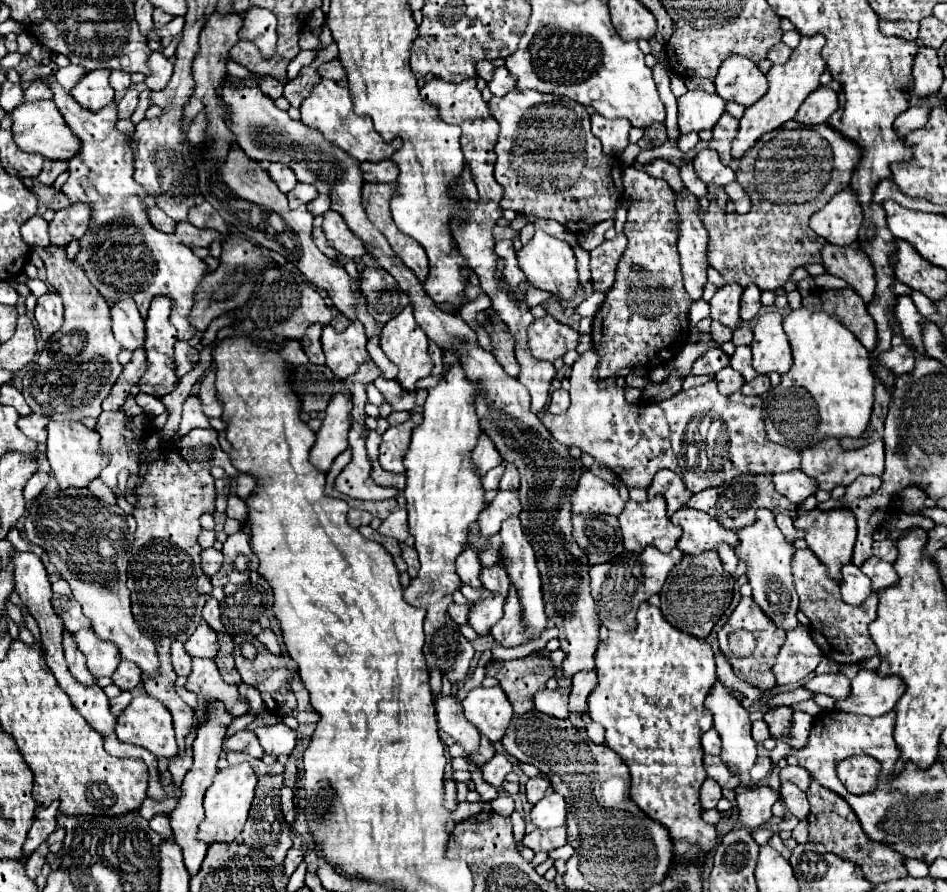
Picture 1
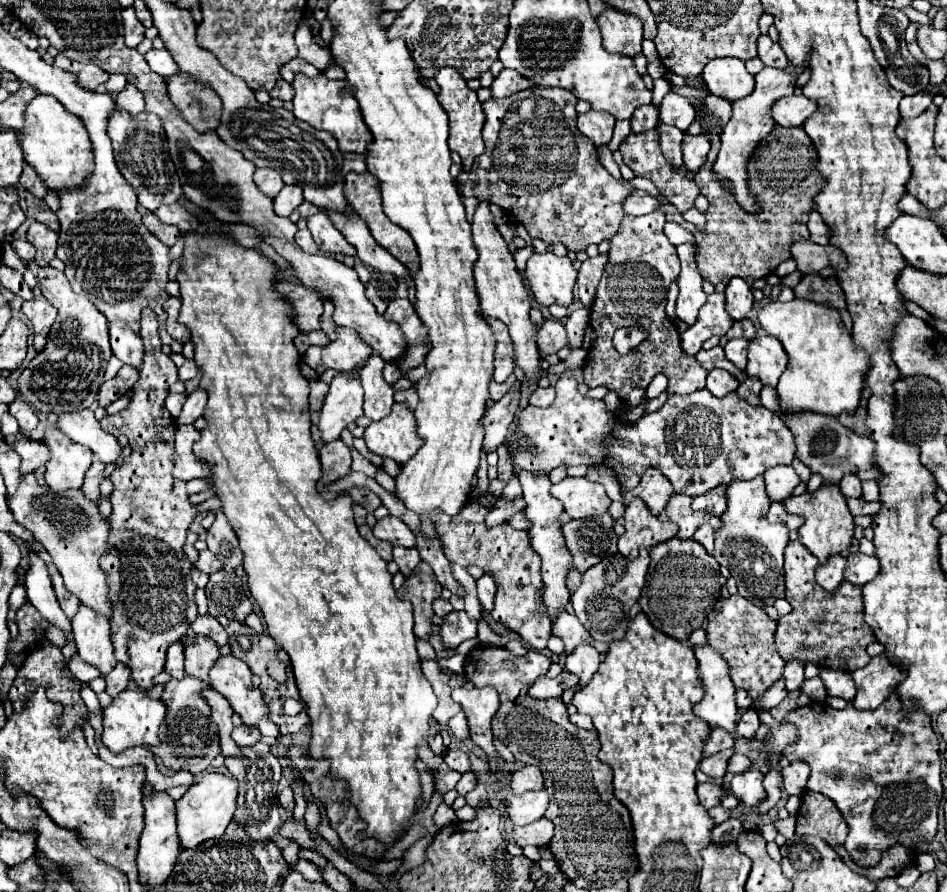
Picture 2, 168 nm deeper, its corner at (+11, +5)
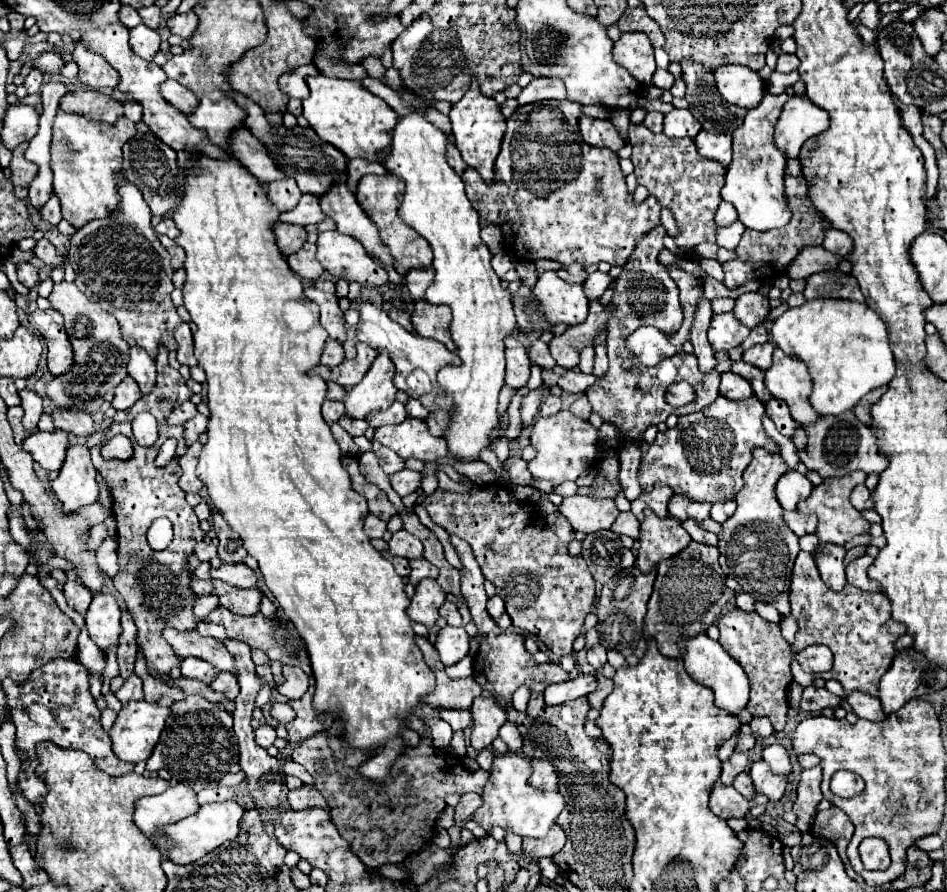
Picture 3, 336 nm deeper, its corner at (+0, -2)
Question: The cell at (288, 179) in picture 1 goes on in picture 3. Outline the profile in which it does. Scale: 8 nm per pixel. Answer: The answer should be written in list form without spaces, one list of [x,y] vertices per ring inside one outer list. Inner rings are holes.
[[[288,178],[268,182],[266,188],[268,188],[268,198],[272,200],[272,204],[274,204],[280,212],[292,210],[292,208],[298,204],[300,196],[302,196],[302,192],[300,192],[298,186],[296,186],[296,180],[288,180]]]

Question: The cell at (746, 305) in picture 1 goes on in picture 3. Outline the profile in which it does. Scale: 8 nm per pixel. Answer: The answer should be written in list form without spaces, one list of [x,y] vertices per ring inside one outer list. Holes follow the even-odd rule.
[[[746,292],[736,298],[736,308],[734,316],[748,328],[754,328],[766,320],[770,312],[768,298],[762,296],[760,292]]]

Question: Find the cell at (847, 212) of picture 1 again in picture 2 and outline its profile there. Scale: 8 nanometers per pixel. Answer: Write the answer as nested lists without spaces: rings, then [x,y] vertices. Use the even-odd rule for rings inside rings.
[[[817,211],[809,213],[809,231],[811,231],[811,241],[817,245],[827,245],[829,243],[829,225],[823,221],[823,217],[819,217]]]

